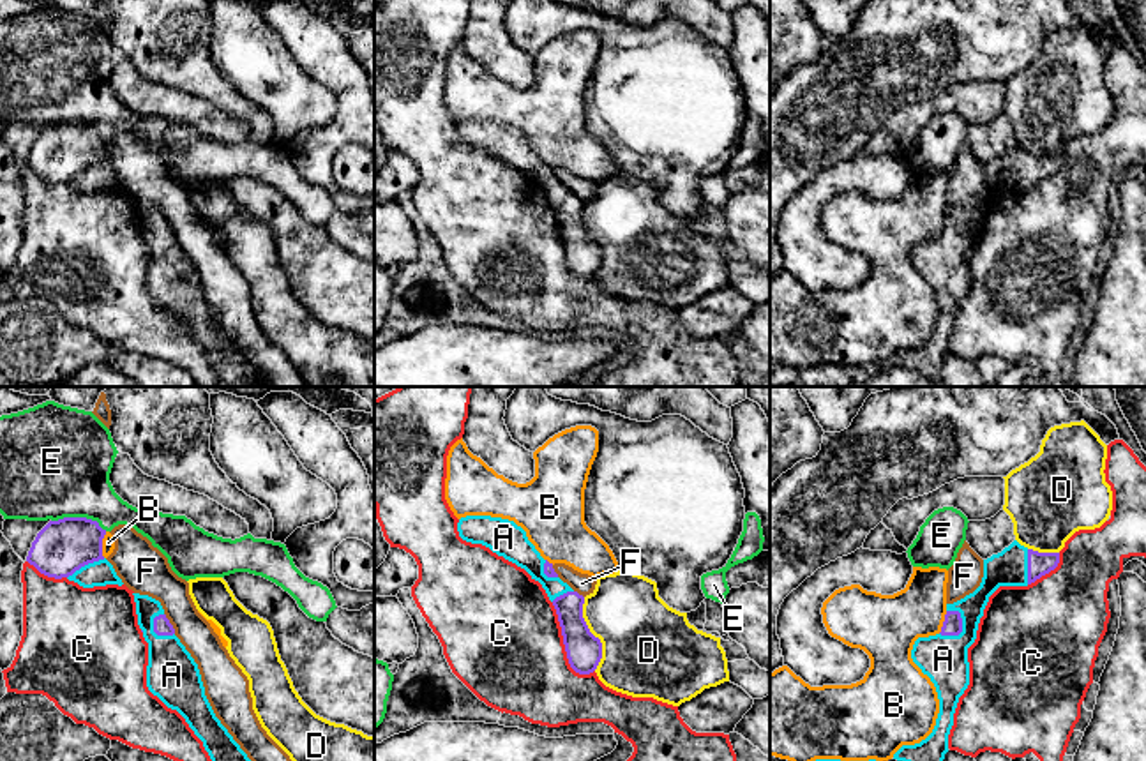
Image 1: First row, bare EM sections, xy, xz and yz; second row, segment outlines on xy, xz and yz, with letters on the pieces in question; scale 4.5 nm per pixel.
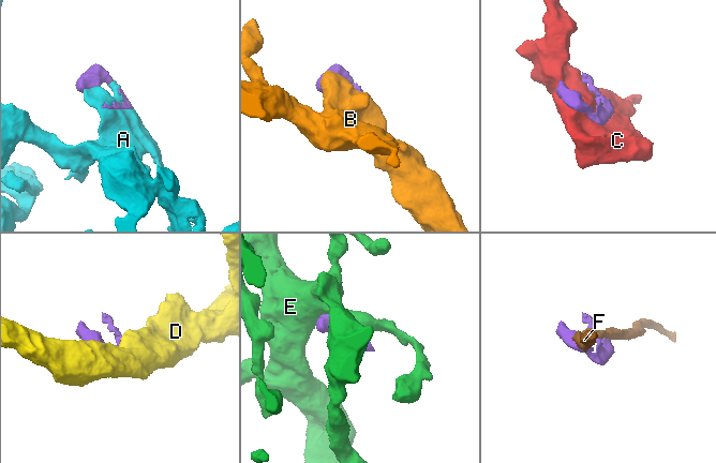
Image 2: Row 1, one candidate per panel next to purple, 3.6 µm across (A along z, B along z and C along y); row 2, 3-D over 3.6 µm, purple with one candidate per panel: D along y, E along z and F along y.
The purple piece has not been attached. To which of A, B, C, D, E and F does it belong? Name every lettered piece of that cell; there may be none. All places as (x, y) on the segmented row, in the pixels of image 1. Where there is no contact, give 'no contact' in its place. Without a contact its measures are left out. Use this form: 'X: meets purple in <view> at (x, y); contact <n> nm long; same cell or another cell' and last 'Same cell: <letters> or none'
A: meets purple in yz at (961, 631); contact 150 nm long; same cell
B: meets purple in xy at (101, 544); contact 120 nm long; another cell
C: meets purple in xz at (564, 643); contact 380 nm long; another cell
D: meets purple in xz at (592, 634); contact 340 nm long; another cell
E: meets purple in xy at (80, 518); contact 260 nm long; another cell
F: meets purple in xy at (170, 624); contact 110 nm long; another cell
Same cell: A

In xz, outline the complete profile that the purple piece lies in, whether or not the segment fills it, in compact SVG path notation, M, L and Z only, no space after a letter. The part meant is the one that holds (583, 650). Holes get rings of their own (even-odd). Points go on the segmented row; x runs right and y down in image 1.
M491 516L461 517L457 531L463 540L489 547L542 584L556 609L570 667L579 674L593 673L602 659L602 643L583 618L584 597L558 577L553 563L540 556L526 531L514 521Z

